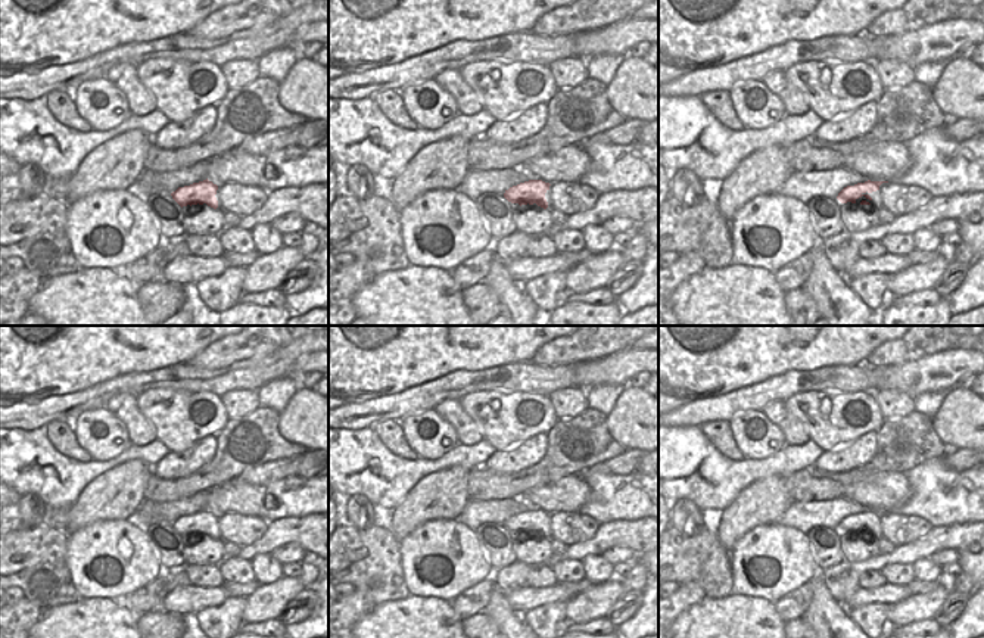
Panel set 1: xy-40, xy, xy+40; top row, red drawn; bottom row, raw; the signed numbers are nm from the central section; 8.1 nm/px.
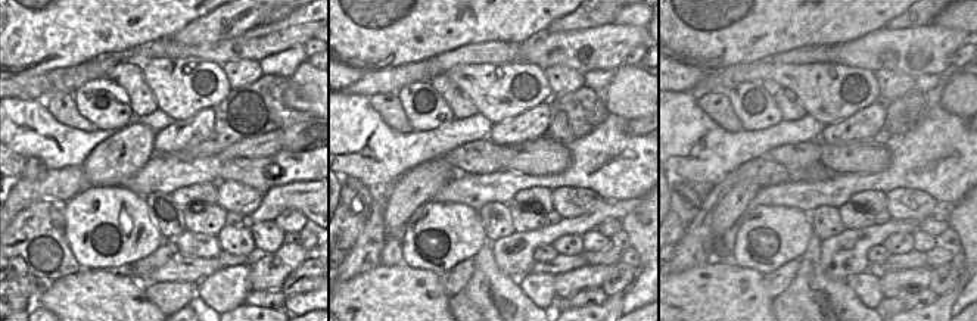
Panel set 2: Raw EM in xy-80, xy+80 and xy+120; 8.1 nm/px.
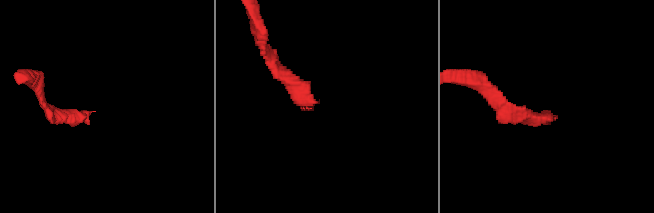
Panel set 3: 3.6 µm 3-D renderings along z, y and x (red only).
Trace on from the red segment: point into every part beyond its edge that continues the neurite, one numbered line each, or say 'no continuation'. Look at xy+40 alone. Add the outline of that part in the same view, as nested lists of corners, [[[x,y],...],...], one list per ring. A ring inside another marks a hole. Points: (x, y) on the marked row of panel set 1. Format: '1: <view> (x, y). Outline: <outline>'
1: xy+40 (875, 202). Outline: [[[879,190],[872,192],[872,193],[862,193],[863,196],[856,199],[856,205],[863,206],[865,209],[871,211],[871,209],[881,209],[881,193]]]

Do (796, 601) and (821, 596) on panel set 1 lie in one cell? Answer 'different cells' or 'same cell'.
different cells

